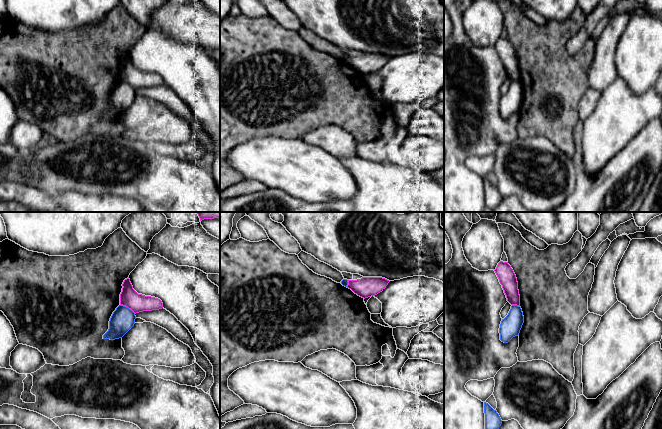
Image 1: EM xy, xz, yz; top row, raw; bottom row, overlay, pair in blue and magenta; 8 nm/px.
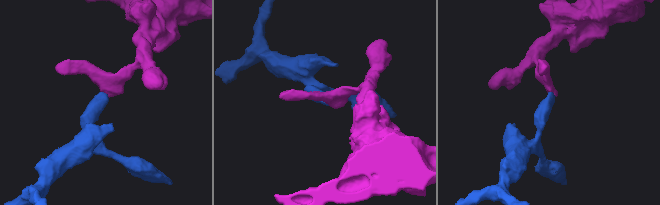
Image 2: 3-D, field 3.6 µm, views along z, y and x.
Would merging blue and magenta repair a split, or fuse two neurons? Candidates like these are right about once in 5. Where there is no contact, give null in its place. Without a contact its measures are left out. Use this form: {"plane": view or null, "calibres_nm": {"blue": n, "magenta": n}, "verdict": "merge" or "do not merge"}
{"plane": "xy", "calibres_nm": {"blue": 190, "magenta": 150}, "verdict": "do not merge"}

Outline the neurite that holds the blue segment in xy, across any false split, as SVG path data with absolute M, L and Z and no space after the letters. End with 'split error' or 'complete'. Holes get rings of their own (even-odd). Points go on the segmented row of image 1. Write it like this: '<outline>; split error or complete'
M119 305L110 318L109 329L103 335L103 339L122 338L134 326L135 319L135 313L131 309Z; complete

